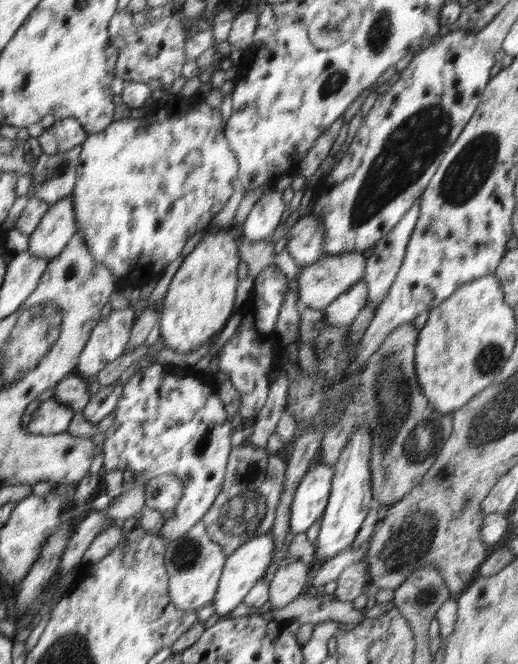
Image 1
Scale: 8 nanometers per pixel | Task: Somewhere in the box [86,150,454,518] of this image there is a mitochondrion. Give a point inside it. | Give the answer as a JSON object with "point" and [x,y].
{"point":[391,397]}

